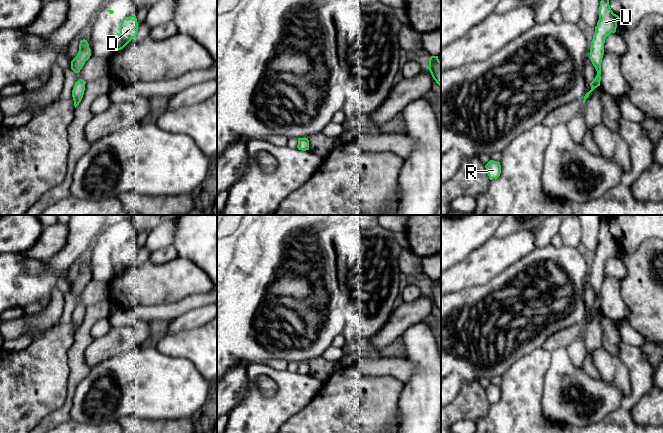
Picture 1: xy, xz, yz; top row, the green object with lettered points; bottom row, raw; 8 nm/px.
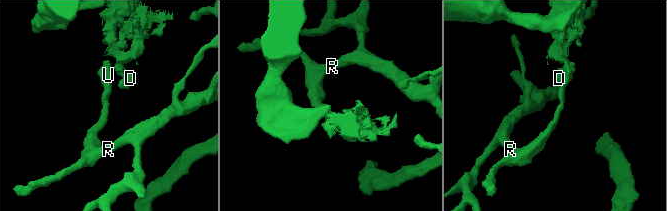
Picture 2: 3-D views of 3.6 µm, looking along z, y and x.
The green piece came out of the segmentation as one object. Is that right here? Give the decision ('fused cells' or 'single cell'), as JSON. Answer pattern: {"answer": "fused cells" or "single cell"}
{"answer": "fused cells"}

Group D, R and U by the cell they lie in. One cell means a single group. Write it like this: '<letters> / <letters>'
D U / R

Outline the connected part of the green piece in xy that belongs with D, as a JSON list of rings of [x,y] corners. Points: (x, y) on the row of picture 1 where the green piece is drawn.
[[[134,15],[122,19],[120,33],[112,35],[114,50],[123,49],[138,33],[138,22]]]

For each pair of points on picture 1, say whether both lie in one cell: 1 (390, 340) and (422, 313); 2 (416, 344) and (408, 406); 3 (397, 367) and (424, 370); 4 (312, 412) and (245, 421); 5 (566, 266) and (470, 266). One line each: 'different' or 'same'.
1: same
2: same
3: different
4: different
5: different

